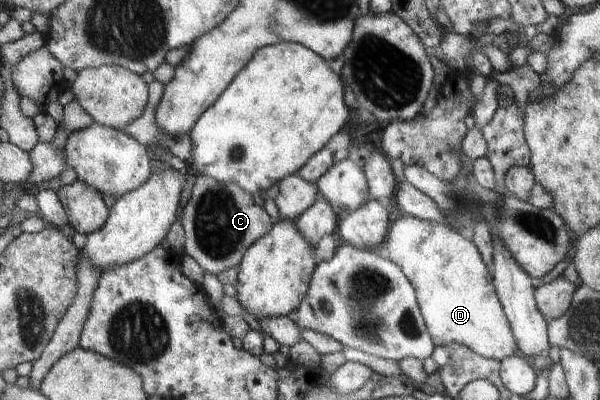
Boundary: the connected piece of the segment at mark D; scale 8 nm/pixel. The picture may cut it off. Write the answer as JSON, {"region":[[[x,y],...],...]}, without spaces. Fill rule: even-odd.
{"region":[[[404,215],[391,226],[391,237],[384,250],[411,282],[435,346],[447,347],[455,342],[482,358],[499,362],[515,354],[519,346],[497,297],[493,276],[470,239],[443,224]]]}

